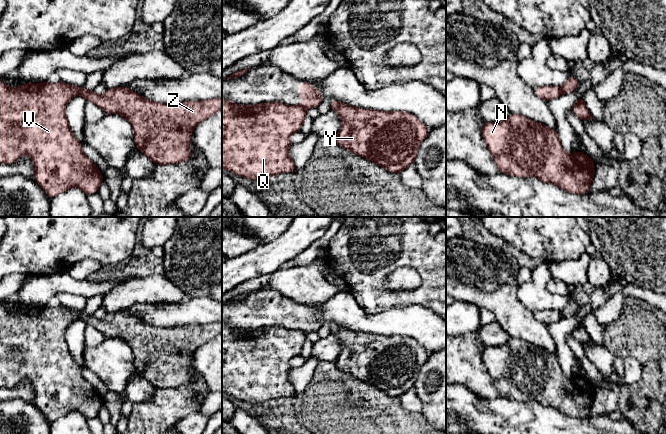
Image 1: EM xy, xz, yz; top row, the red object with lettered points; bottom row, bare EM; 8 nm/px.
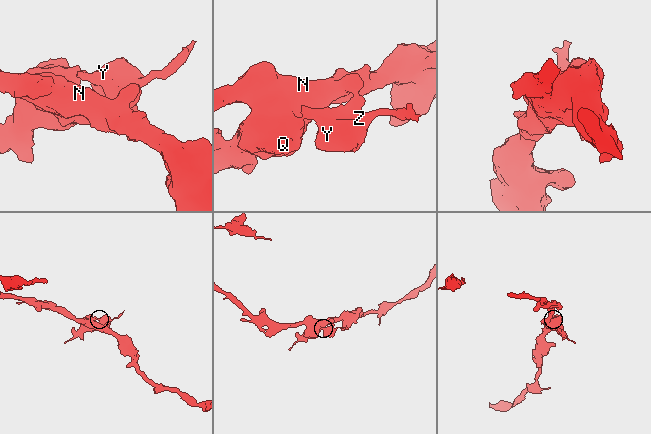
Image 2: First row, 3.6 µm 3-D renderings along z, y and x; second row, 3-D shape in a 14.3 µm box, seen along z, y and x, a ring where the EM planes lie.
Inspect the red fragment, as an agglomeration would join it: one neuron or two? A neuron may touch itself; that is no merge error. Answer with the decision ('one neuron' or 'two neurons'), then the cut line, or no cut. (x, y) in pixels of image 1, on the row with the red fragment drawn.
two neurons; cut xy (81, 87), (78, 93)

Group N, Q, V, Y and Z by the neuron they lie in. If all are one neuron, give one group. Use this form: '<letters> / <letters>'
N Q V / Y Z

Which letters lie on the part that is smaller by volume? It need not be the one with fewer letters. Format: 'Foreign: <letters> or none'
Foreign: Y, Z

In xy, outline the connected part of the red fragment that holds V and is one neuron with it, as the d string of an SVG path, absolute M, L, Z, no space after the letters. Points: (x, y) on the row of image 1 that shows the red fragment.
M0 79L0 163L13 164L27 154L34 165L34 180L50 198L69 190L80 188L86 194L98 193L103 174L82 152L81 143L70 129L65 114L67 103L79 94L79 86L68 85L62 81L56 84L26 83L19 87L8 87Z

